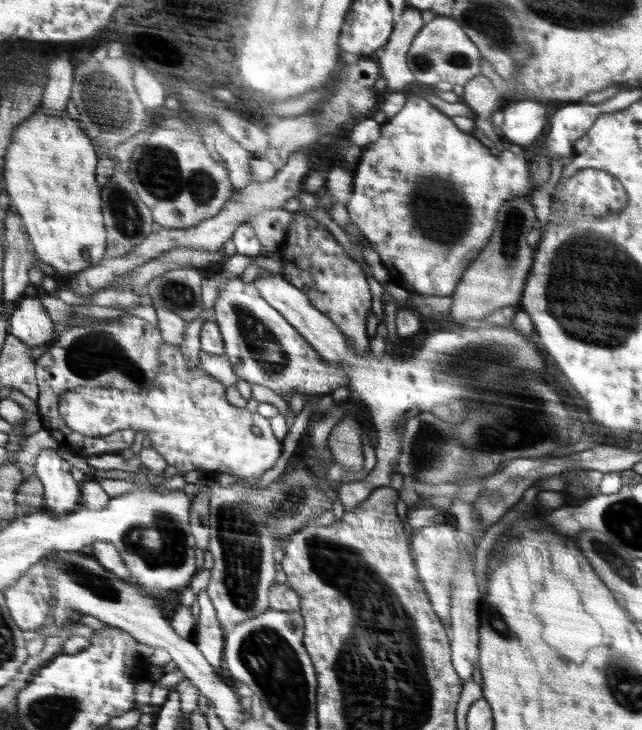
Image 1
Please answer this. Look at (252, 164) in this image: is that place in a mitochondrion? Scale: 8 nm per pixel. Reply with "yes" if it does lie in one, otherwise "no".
no

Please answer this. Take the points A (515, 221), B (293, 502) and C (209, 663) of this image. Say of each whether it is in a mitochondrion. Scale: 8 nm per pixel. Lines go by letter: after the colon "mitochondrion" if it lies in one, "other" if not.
A: mitochondrion
B: mitochondrion
C: other

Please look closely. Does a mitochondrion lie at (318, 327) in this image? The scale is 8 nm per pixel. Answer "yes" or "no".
no

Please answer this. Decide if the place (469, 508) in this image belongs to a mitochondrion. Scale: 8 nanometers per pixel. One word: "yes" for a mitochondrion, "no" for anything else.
no

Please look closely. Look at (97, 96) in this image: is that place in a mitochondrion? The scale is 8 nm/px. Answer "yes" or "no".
yes

